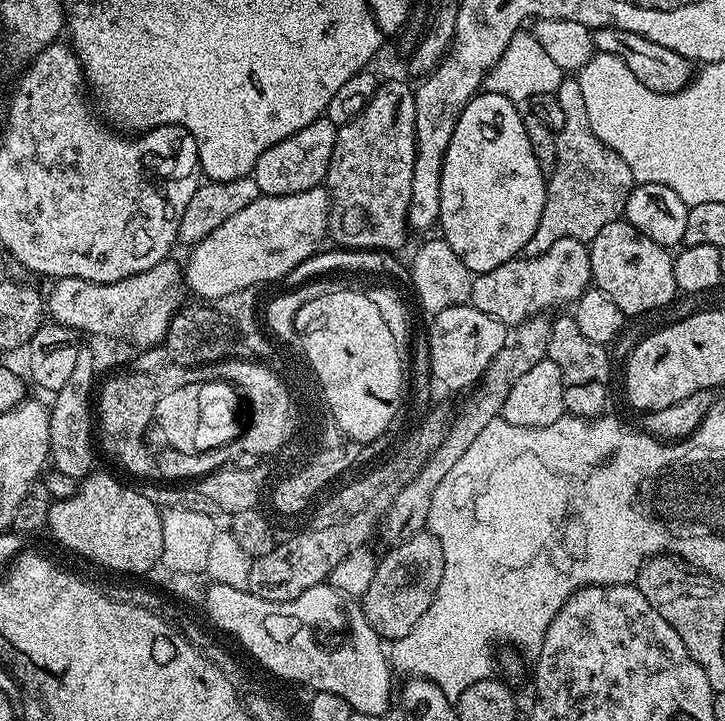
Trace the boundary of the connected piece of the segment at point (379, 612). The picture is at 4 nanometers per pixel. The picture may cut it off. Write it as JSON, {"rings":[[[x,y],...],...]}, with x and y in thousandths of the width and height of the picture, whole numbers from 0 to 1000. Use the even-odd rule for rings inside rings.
{"rings":[[[582,736],[564,750],[537,759],[523,773],[510,818],[499,828],[499,842],[510,868],[531,889],[539,890],[566,879],[582,852],[599,835],[599,818],[610,807],[610,752],[593,736]]]}

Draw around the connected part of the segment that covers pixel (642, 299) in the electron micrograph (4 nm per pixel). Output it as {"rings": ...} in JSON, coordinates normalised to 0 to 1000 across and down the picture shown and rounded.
{"rings":[[[859,302],[830,313],[830,319],[825,319],[822,329],[814,334],[811,351],[821,398],[841,408],[862,440],[872,441],[876,433],[899,433],[924,420],[927,409],[934,409],[923,345],[912,344],[891,330],[891,325]]]}

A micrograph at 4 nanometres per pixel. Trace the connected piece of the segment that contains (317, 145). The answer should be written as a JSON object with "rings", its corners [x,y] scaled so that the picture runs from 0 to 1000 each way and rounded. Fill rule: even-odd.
{"rings":[[[443,164],[428,169],[428,175],[417,175],[411,186],[400,186],[400,191],[389,191],[372,208],[367,208],[356,219],[345,243],[356,252],[360,272],[393,272],[411,269],[429,261],[443,259],[448,254],[455,230],[455,219],[461,214],[465,168]]]}

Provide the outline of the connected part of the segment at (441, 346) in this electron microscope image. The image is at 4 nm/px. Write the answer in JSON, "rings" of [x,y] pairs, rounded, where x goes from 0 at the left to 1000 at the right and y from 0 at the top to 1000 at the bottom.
{"rings":[[[650,419],[621,424],[600,434],[594,444],[596,451],[589,451],[588,459],[597,528],[623,544],[633,538],[650,540],[661,533],[676,502],[681,502],[687,485],[692,485],[703,459],[702,451],[687,447],[687,441],[676,441],[676,436],[665,436],[665,430],[659,430]]]}

